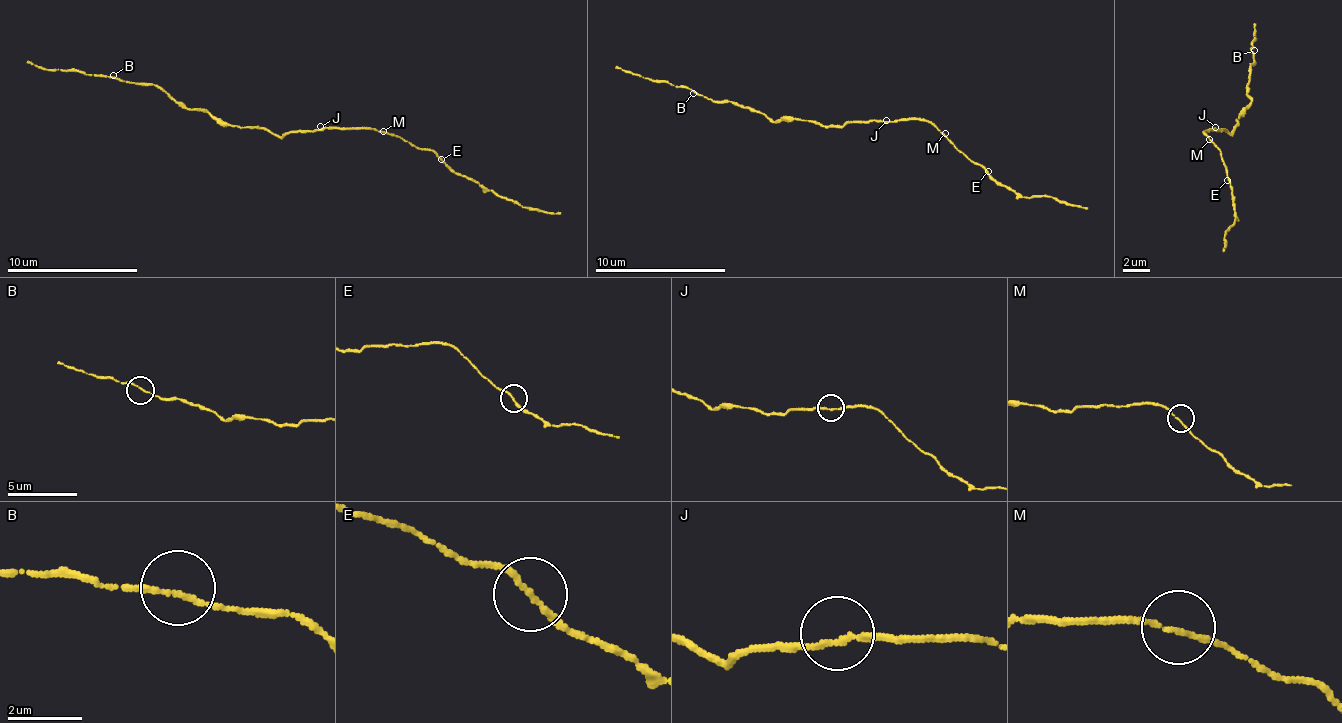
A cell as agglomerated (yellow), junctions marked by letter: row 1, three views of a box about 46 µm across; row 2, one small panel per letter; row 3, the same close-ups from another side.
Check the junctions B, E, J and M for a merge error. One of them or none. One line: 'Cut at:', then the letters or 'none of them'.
Cut at: none of them

